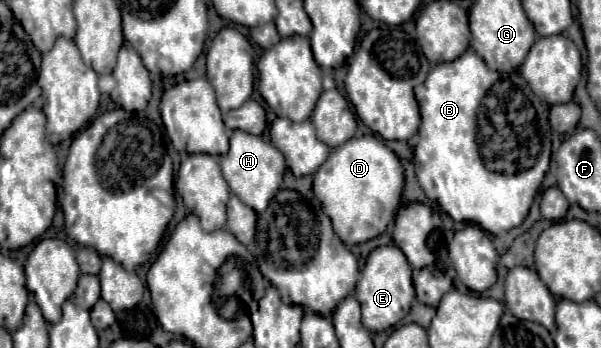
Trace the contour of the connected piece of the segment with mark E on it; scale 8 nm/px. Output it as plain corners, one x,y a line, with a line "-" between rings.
380,246
370,252
362,276
356,284
356,300
362,306
362,322
372,332
392,328
410,312
414,300
412,270
398,246

